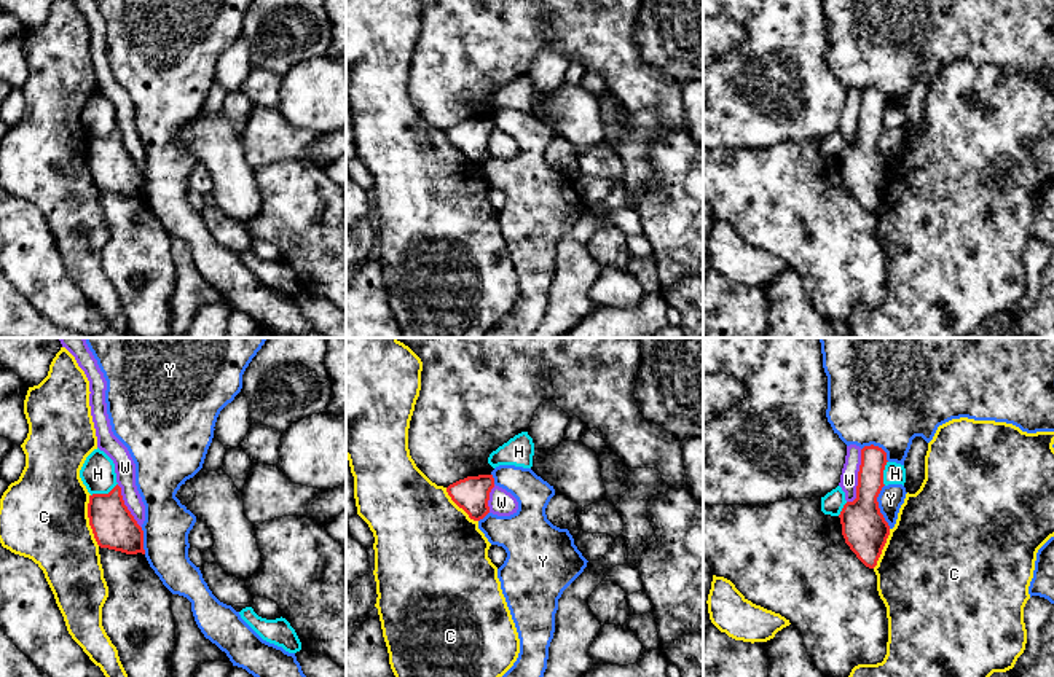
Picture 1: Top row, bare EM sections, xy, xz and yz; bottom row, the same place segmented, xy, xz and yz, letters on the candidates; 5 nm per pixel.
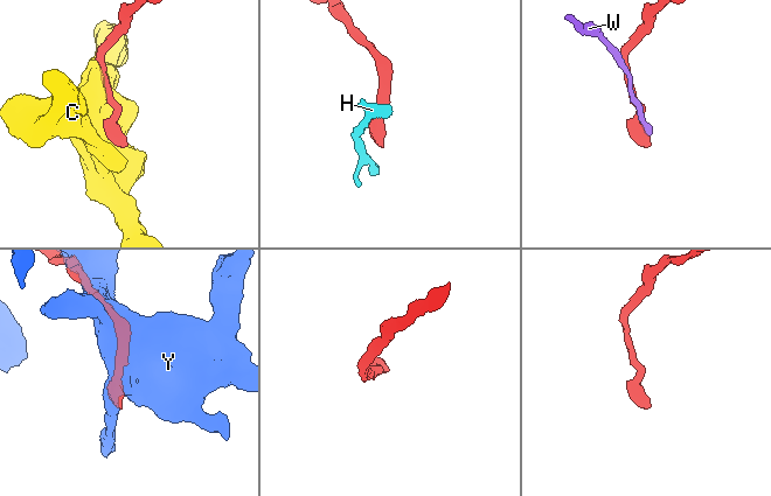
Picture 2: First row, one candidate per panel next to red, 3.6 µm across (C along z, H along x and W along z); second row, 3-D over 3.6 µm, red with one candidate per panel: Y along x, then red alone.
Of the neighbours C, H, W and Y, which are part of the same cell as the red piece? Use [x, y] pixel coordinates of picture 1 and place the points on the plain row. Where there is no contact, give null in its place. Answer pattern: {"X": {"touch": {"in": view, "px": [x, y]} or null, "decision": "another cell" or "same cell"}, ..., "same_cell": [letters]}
{"C": {"touch": {"in": "xy", "px": [90, 163]}, "decision": "another cell"}, "H": {"touch": {"in": "xy", "px": [104, 137]}, "decision": "another cell"}, "W": {"touch": {"in": "yz", "px": [858, 121]}, "decision": "another cell"}, "Y": {"touch": {"in": "yz", "px": [877, 150]}, "decision": "another cell"}, "same_cell": []}

